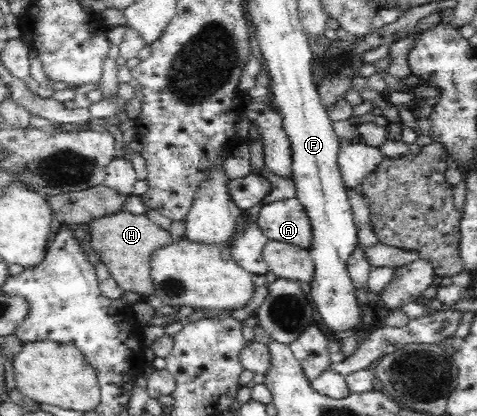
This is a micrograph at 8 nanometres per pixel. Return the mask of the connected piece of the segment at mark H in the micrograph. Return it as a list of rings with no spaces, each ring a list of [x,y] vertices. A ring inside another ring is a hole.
[[[128,211],[116,212],[102,216],[88,223],[90,226],[90,241],[87,246],[98,252],[100,260],[123,292],[133,292],[143,297],[155,293],[155,284],[151,279],[151,254],[171,244],[173,236],[169,231],[152,222],[147,215],[132,214]]]

